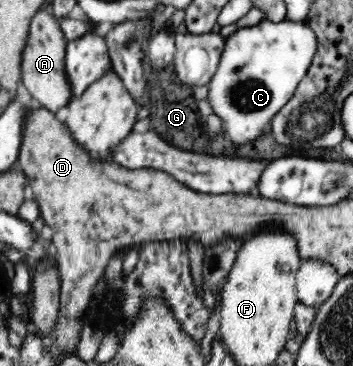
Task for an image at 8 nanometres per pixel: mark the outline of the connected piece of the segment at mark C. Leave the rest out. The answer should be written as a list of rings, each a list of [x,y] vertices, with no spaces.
[[[262,19],[258,23],[237,27],[226,39],[219,66],[212,79],[207,83],[208,105],[212,114],[220,118],[224,137],[232,143],[246,145],[259,143],[261,138],[271,130],[274,117],[289,103],[295,95],[297,85],[307,74],[312,56],[316,51],[315,33],[306,23],[292,23],[282,20],[274,23]]]

